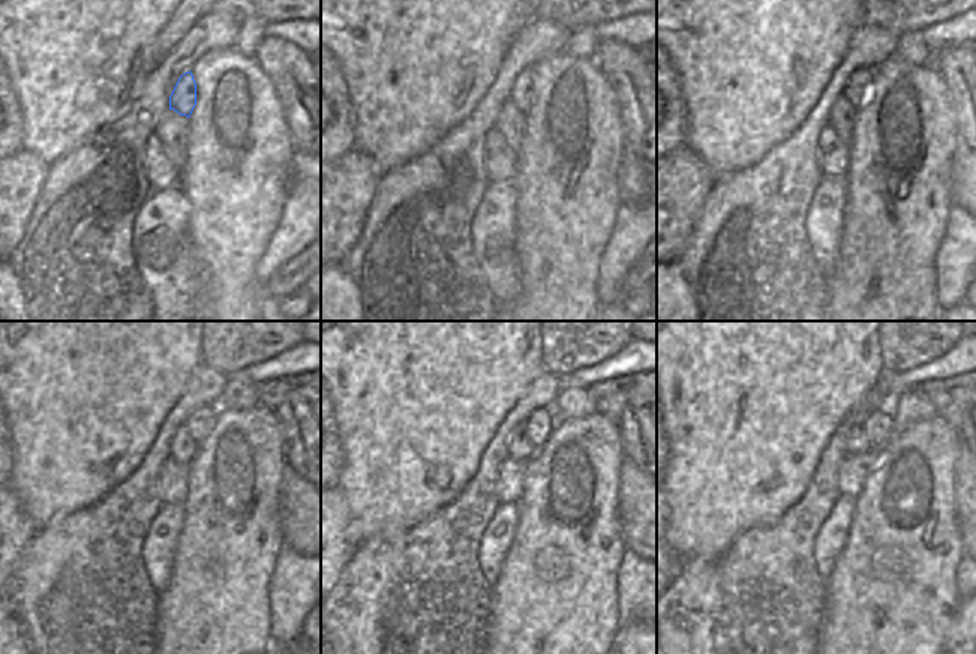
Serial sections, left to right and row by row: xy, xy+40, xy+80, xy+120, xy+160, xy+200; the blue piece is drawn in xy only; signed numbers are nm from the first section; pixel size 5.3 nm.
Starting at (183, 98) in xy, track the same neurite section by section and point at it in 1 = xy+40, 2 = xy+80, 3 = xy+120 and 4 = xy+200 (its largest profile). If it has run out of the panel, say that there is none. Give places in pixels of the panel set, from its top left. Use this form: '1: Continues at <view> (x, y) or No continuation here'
1: Continues at xy+40 (522, 92)
2: Continues at xy+80 (856, 89)
3: Continues at xy+120 (201, 423)
4: Continues at xy+200 (879, 425).

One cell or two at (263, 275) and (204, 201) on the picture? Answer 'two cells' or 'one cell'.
two cells

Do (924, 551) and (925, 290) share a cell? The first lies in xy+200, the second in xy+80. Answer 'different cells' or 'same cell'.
same cell

